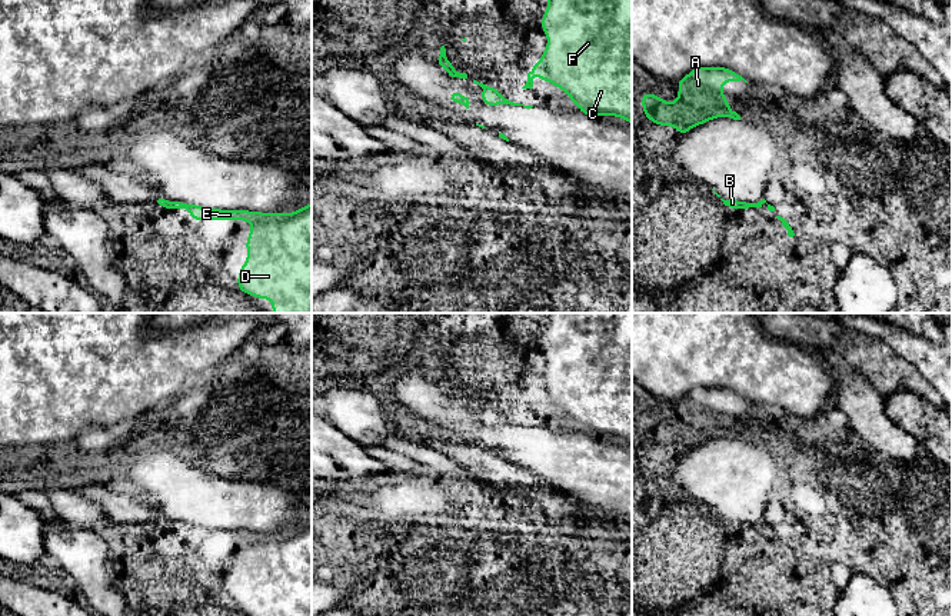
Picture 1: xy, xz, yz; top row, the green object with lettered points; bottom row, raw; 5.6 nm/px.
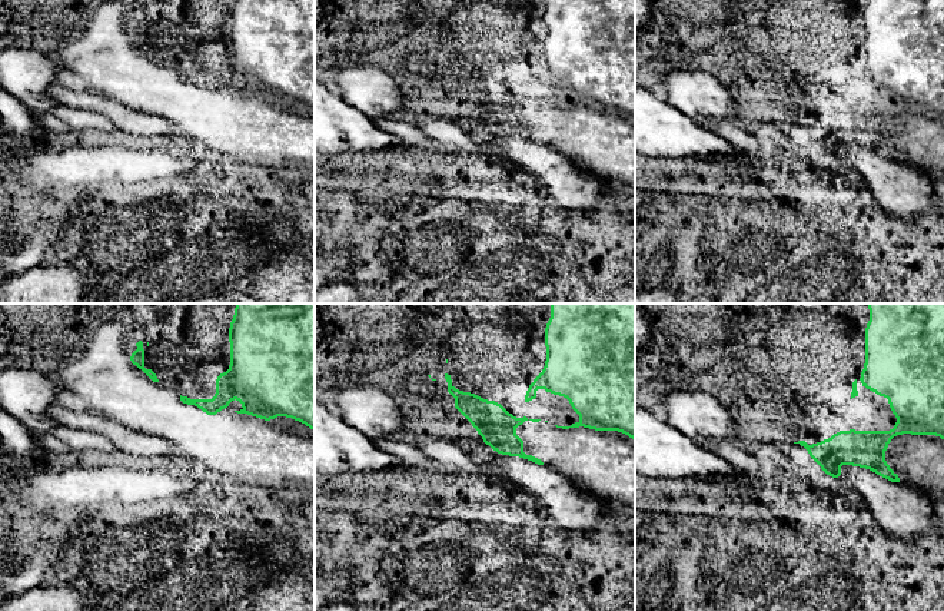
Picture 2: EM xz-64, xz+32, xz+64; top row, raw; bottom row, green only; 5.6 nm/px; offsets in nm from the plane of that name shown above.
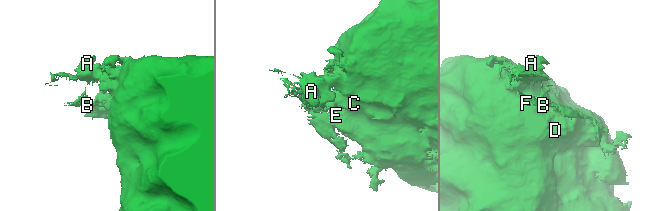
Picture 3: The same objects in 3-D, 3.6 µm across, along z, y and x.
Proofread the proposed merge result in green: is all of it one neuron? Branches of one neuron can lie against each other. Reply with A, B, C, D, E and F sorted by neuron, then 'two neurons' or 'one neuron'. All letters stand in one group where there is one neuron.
A B C D E F | one neuron

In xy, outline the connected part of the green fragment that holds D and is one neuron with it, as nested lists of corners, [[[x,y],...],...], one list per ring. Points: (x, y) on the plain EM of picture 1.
[[[159,519],[166,529],[187,529],[192,540],[247,540],[253,545],[246,559],[247,580],[240,586],[237,609],[252,616],[312,616],[312,522],[293,533],[263,533],[250,530],[206,529],[186,522]]]

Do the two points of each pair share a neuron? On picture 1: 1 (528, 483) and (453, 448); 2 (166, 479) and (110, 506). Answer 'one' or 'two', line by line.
1: one
2: two

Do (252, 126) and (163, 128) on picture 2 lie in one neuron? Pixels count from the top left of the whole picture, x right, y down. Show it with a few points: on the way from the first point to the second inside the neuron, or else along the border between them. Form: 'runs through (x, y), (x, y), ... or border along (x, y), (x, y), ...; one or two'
border along (143, 112), (152, 116), (162, 116), (175, 126); two

